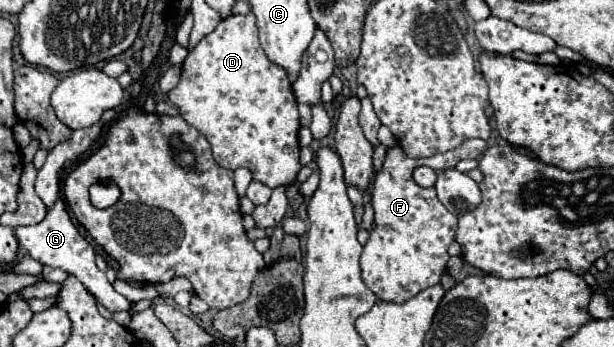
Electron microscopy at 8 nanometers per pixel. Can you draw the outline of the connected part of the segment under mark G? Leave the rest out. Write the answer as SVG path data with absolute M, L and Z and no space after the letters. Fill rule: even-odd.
M62 198L56 200L56 204L52 208L46 210L46 216L42 222L38 224L32 224L32 226L20 226L16 228L16 238L20 242L22 248L26 248L26 252L38 260L40 264L46 264L46 266L54 266L54 268L62 268L70 274L74 274L86 288L92 296L96 296L96 300L110 312L120 312L120 310L128 310L130 308L130 302L118 294L112 284L108 282L106 274L102 270L98 270L96 266L96 250L92 248L92 244L78 232L78 228L74 226L68 210L66 210L66 204Z

